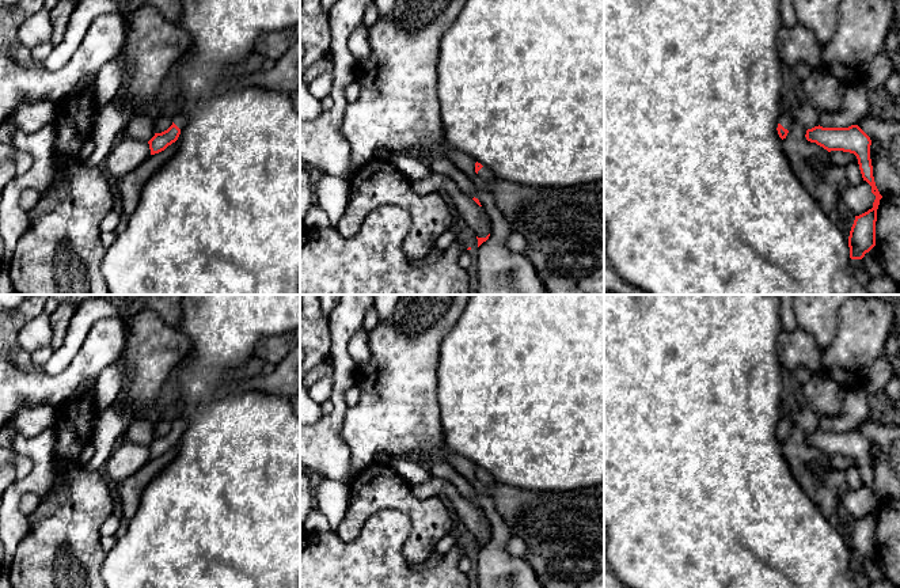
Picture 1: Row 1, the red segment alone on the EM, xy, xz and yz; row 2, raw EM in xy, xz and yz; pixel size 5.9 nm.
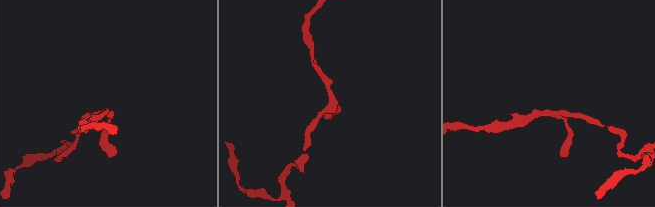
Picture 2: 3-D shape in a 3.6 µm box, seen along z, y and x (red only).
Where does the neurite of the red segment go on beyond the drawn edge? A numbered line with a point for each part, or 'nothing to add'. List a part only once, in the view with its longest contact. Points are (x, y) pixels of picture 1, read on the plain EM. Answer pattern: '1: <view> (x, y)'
1: yz (786, 424)

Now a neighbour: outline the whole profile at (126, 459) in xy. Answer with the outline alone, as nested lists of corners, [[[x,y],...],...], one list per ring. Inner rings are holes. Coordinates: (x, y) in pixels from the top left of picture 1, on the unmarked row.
[[[117,444],[109,459],[103,460],[102,471],[106,478],[122,482],[137,473],[151,460],[148,445],[143,444]]]

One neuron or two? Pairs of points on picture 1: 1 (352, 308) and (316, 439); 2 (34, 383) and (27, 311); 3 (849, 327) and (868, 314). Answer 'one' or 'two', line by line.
1: one
2: two
3: one

